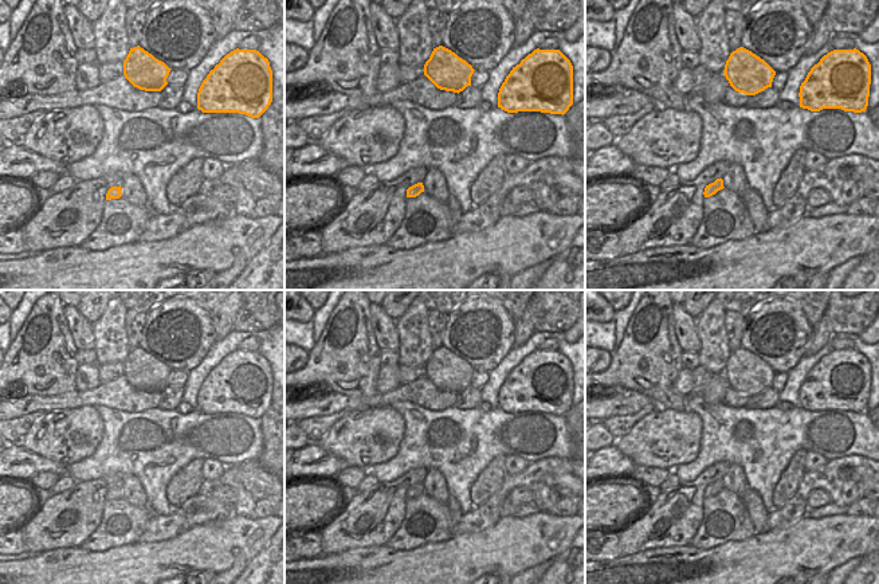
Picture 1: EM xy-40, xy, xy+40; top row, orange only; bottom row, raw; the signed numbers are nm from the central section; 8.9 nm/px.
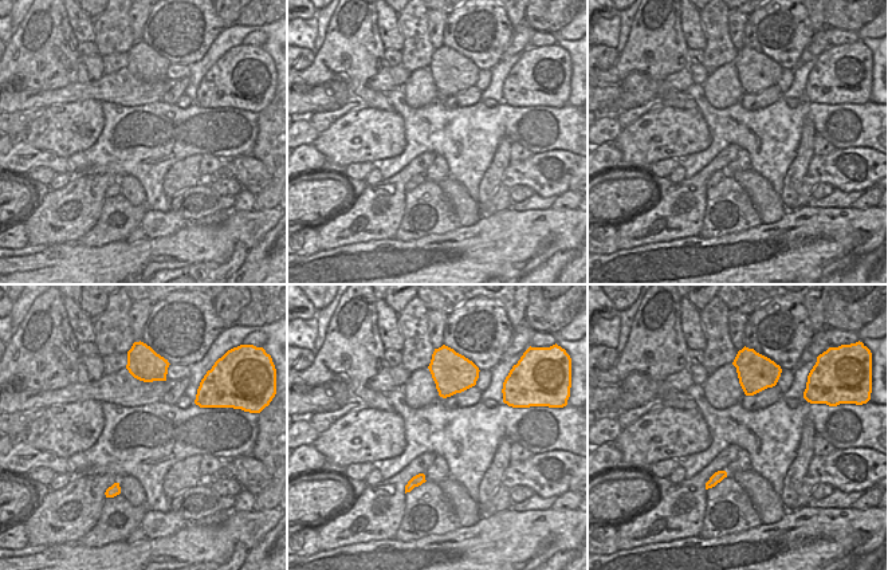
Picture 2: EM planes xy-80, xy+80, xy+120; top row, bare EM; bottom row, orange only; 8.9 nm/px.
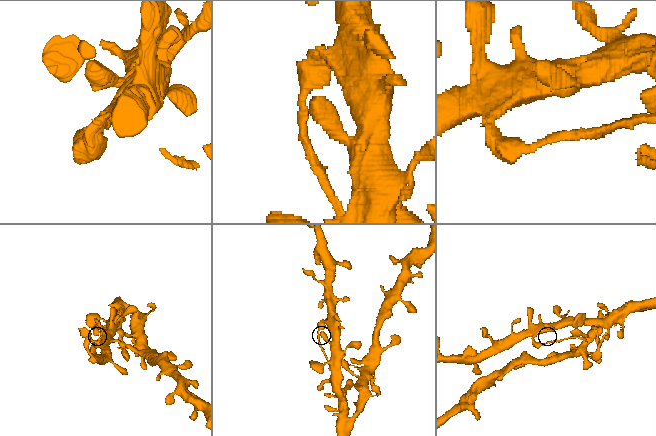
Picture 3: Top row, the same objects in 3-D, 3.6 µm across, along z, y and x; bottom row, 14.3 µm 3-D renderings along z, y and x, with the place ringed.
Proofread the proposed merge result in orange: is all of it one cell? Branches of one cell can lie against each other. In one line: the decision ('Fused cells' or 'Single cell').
Fused cells.

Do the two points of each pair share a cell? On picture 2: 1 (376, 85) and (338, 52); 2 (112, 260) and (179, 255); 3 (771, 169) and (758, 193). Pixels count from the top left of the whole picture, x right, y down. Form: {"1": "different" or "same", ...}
{"1": "different", "2": "same", "3": "different"}

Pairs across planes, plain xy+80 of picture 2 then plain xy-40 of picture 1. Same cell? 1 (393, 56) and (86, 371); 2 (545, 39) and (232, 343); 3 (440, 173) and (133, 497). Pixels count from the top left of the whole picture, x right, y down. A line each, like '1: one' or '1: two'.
1: two
2: two
3: one

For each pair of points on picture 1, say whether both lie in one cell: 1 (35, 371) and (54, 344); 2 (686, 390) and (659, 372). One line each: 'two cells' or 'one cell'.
1: one cell
2: two cells

